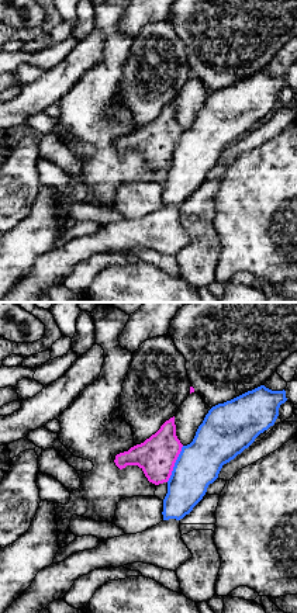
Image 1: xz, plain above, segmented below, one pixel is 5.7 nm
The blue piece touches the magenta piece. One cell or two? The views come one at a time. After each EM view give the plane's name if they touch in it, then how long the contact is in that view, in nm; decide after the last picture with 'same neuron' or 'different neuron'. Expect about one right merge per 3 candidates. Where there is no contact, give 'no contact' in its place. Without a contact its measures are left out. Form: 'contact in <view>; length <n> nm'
contact in xz; length 220 nm

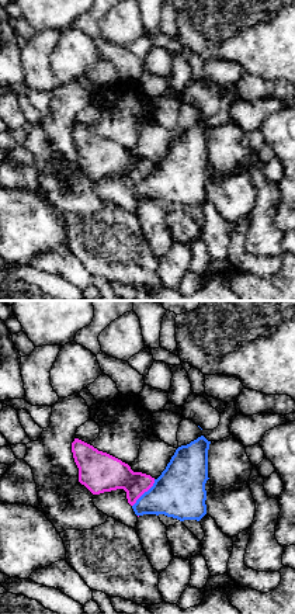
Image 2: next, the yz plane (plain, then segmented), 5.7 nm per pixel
contact in yz; length 200 nm

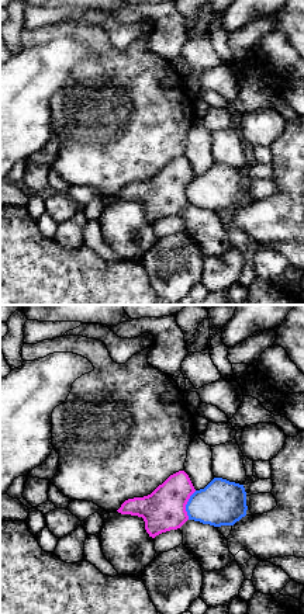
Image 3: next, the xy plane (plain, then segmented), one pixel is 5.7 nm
contact in xy; length 180 nm

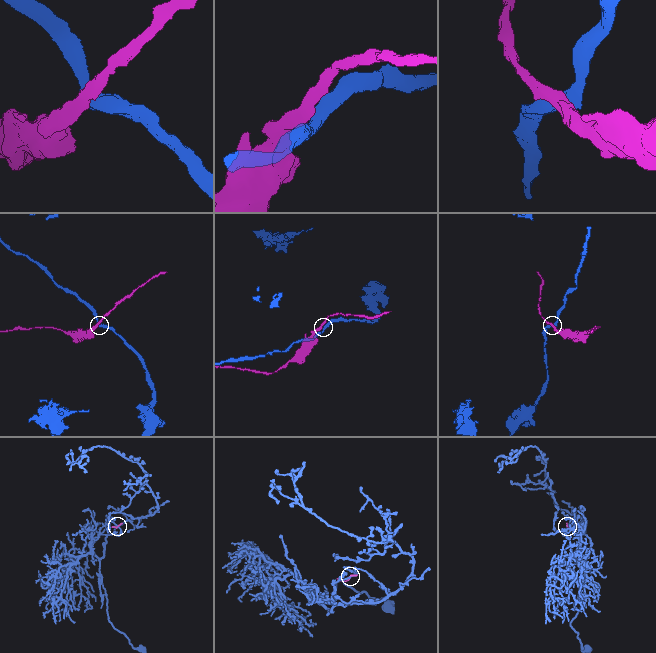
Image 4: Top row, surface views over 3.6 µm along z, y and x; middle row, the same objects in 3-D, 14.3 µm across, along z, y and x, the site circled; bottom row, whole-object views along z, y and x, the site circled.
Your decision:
different neuron

